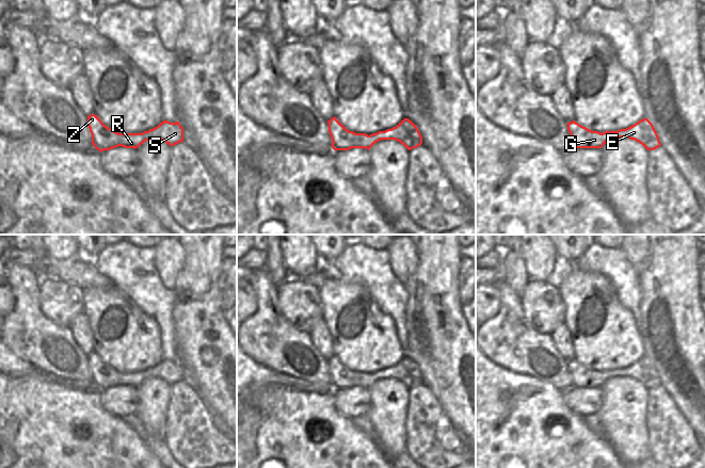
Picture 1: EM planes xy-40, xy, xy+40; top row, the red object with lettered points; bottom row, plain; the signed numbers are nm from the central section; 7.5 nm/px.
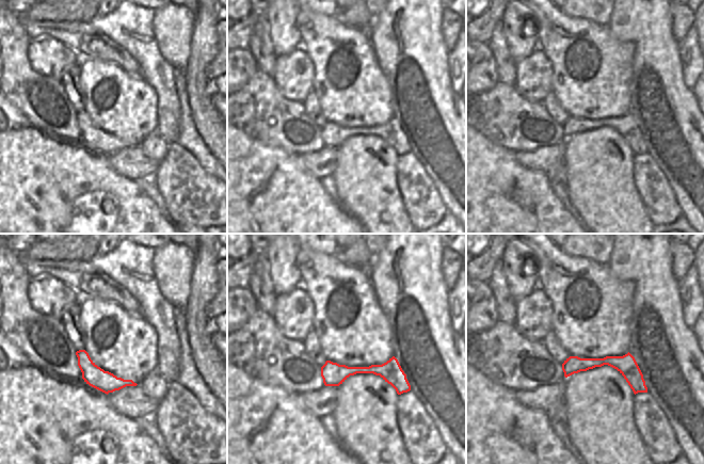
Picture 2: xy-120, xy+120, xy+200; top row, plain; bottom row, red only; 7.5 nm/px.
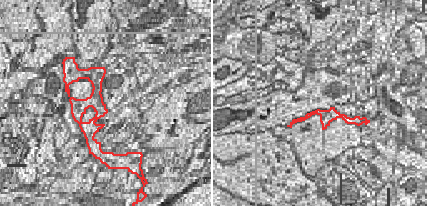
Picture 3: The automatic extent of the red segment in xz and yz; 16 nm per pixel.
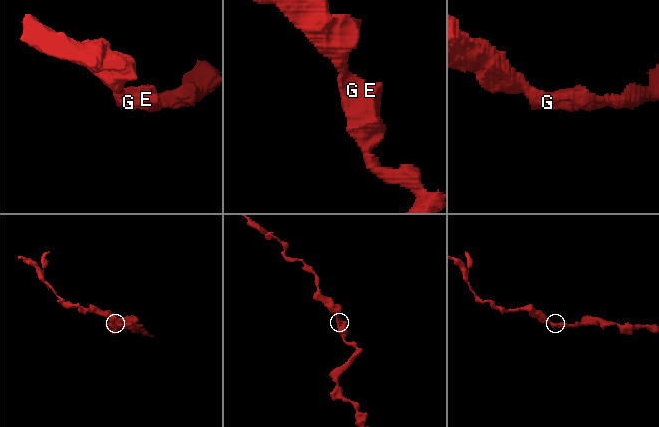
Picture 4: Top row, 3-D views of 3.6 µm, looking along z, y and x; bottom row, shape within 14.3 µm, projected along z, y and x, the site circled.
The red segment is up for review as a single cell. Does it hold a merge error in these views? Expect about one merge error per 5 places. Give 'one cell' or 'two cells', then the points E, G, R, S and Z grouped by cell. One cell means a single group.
one cell; E G R S Z

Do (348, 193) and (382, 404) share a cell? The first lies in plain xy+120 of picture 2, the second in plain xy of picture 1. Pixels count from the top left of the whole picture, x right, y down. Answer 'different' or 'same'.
same

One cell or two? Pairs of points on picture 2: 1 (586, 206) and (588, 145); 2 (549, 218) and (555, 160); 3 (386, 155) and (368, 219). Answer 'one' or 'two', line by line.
1: one
2: two
3: one

